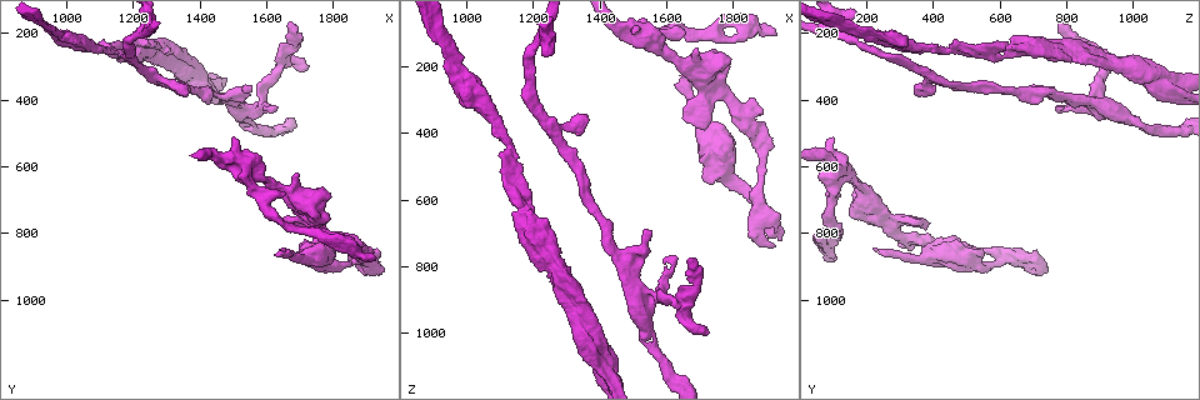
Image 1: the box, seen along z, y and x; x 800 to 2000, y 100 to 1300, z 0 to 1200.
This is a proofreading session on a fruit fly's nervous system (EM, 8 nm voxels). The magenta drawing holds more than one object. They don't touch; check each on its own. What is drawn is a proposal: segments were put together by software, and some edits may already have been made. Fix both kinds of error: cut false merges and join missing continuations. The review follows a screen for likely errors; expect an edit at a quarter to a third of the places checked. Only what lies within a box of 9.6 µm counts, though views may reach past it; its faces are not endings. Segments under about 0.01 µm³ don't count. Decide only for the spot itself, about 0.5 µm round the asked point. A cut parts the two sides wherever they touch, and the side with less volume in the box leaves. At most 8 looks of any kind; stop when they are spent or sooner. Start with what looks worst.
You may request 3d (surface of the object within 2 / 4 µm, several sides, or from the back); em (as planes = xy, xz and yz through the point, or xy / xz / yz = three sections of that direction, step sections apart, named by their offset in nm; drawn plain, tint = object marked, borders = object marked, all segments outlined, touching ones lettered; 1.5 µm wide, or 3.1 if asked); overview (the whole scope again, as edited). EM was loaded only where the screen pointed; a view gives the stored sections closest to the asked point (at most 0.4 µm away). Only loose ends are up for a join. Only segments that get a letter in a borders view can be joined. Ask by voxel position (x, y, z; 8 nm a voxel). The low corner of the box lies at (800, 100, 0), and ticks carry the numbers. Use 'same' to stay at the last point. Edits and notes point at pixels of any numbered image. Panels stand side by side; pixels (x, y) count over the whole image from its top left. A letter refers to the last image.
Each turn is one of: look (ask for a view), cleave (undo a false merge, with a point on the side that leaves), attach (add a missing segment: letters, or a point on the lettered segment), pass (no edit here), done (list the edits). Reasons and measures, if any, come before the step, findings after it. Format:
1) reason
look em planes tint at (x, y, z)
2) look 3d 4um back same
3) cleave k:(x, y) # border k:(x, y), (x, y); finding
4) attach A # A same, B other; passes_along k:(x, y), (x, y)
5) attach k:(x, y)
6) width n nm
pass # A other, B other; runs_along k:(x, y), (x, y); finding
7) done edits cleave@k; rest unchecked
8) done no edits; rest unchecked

an open end
look 3d 2um at (1920, 870, 110)

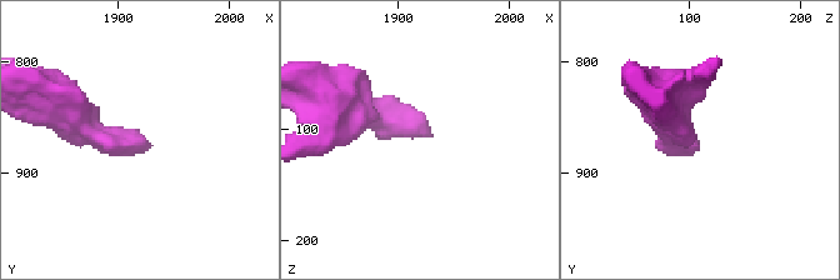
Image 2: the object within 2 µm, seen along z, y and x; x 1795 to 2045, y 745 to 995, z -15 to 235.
look em 3.1um xz step 16 borders at (1932, 878, 106)

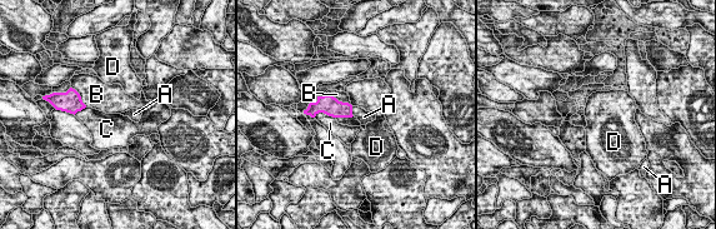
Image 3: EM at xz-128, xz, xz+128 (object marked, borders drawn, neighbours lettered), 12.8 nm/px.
another direction
look em 3.1um xy step 8 borders same

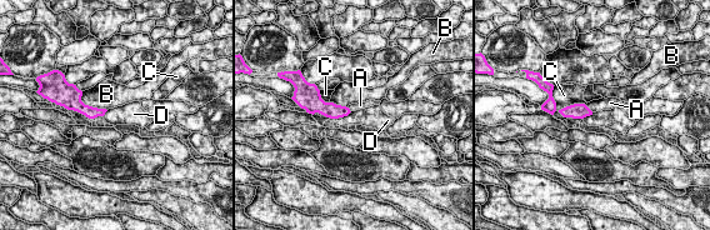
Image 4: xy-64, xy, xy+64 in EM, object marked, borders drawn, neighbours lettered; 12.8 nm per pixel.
longest_contact C 420 nm
pass # A other, B other, C other, D other; none of them fits

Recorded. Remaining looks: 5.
sharp bend
look em xz step 8 borders at (1520, 430, 940)

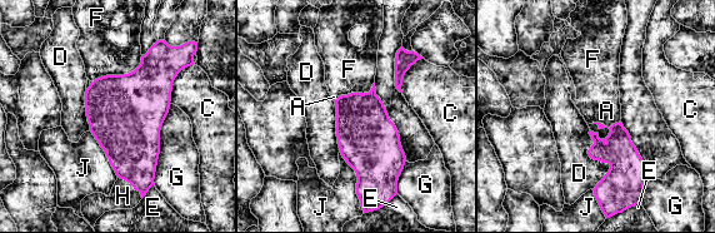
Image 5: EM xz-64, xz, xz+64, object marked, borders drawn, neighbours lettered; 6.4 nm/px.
longest_contact G 550 nm
pass # A other, C other, D other, E other, F other, G other, H other, J other; border 5:(118, 177), (126, 181), (140, 193); continuous, no second neuron

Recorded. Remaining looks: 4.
free end
look 3d 4um back at (1550, 360, 690)

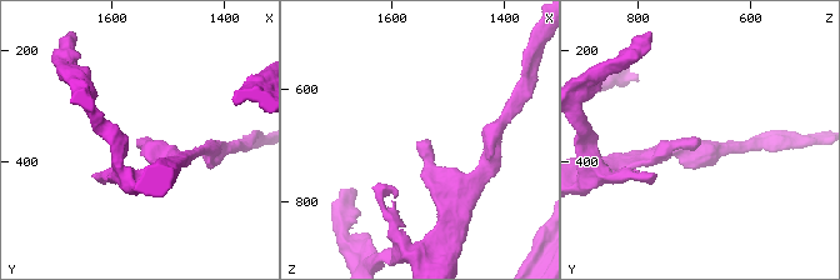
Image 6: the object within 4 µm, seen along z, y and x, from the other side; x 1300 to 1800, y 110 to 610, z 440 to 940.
look em planes borders at (1555, 365, 695)

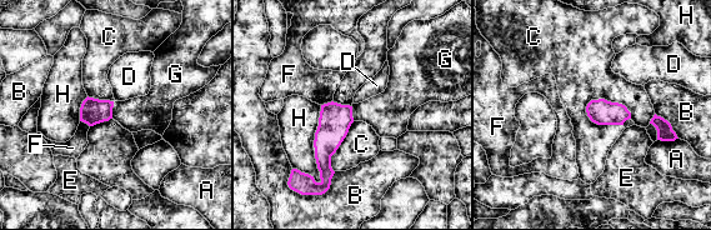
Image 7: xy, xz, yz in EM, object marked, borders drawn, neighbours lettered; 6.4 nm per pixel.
width 160 nm
pass # A other, B other, C other, D other, E other, F other, G other, H other; border 7:(114, 103), (111, 118); no lettered segment goes on from it

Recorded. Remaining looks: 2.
done no edits; rest unchecked

